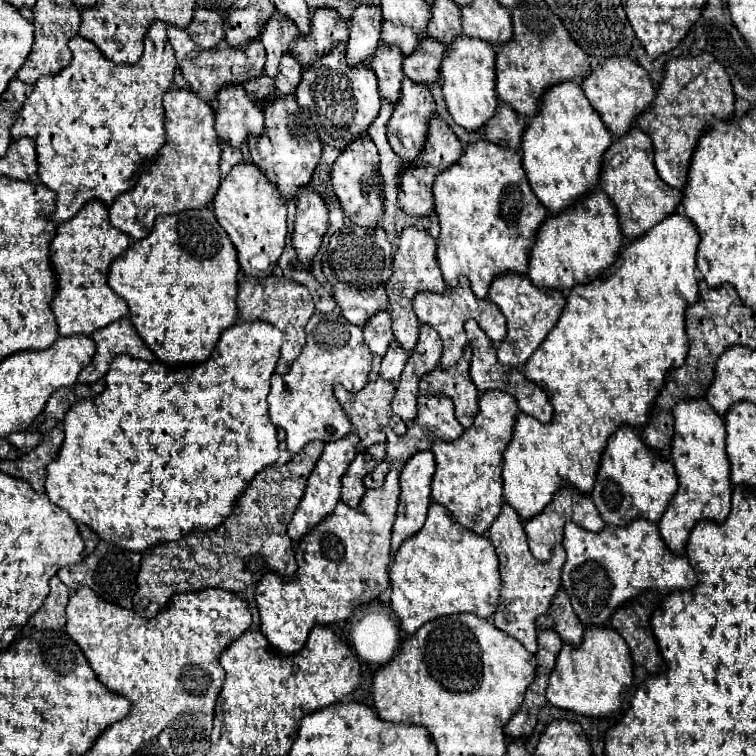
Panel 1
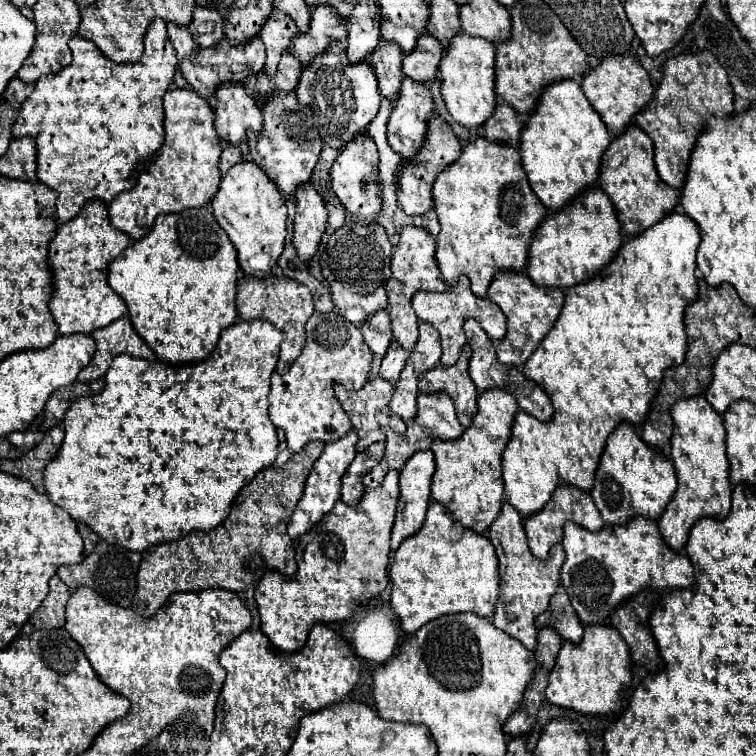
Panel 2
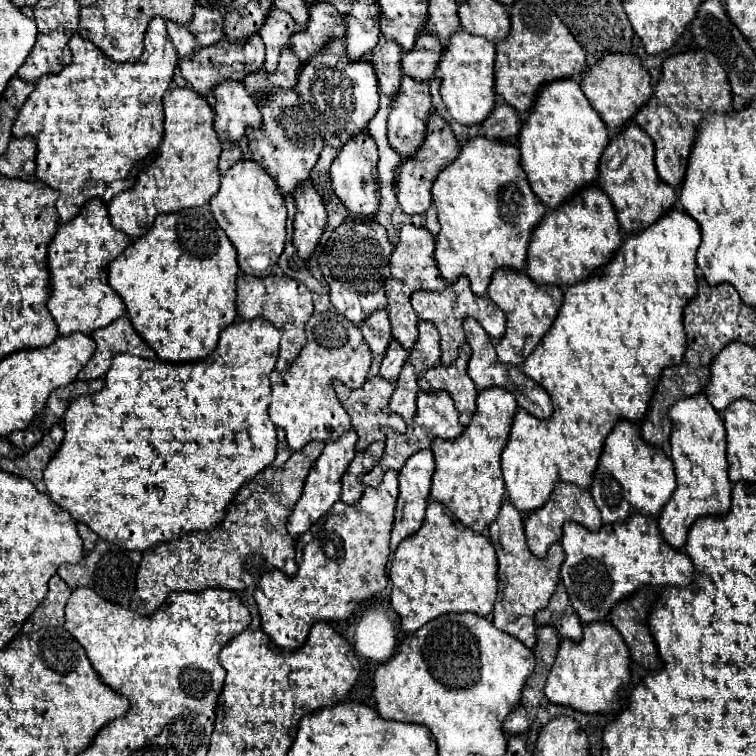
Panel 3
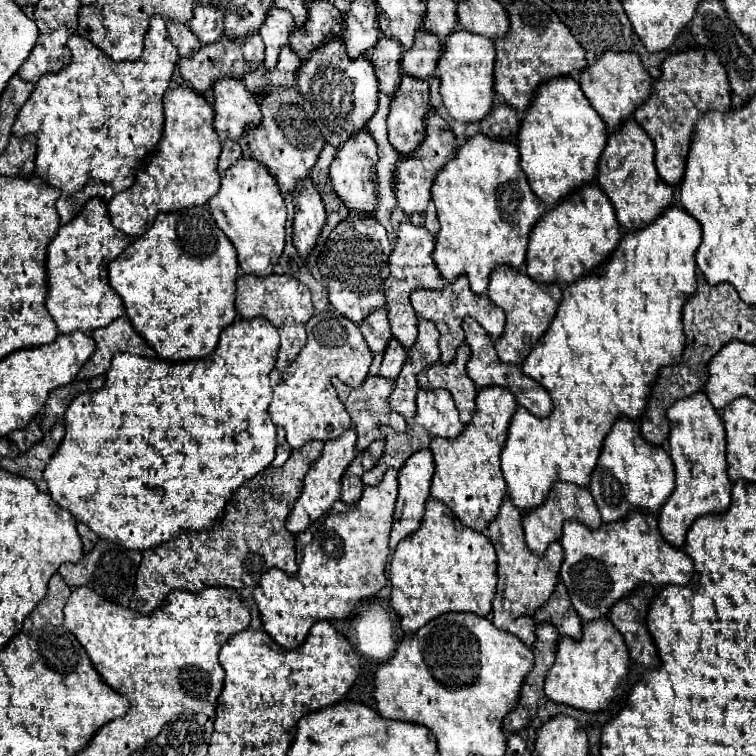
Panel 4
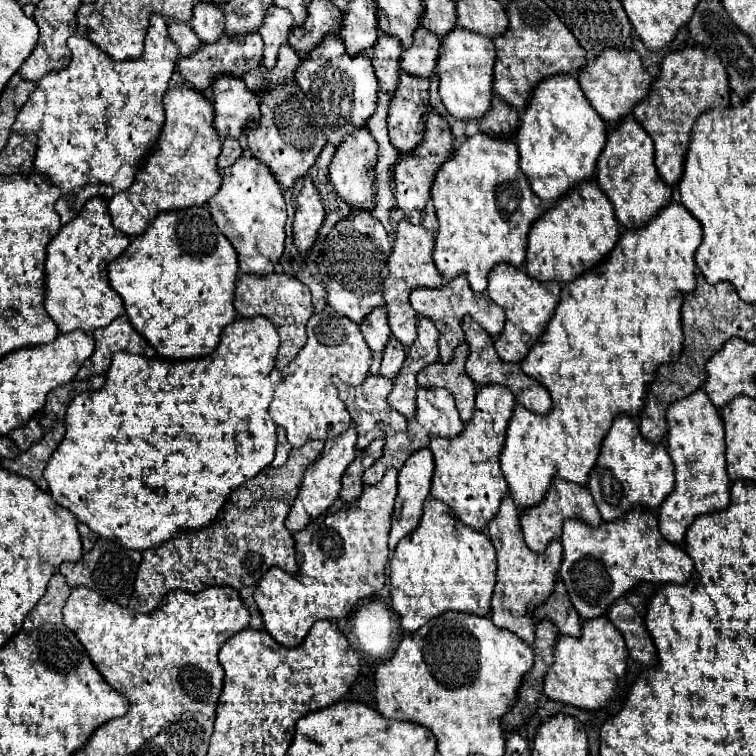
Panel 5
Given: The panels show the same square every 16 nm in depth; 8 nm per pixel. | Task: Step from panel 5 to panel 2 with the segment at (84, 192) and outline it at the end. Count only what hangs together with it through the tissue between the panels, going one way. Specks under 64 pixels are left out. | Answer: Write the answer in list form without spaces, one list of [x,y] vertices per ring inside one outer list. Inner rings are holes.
[[[158,18],[146,32],[144,54],[136,64],[116,64],[108,60],[96,44],[82,36],[74,36],[68,46],[72,50],[72,64],[58,74],[40,76],[12,126],[12,138],[30,136],[36,140],[38,178],[58,192],[54,214],[58,224],[72,220],[88,200],[98,198],[104,204],[110,204],[118,194],[136,184],[140,166],[144,166],[164,144],[162,96],[172,84],[176,70],[176,52],[166,36],[166,22]]]

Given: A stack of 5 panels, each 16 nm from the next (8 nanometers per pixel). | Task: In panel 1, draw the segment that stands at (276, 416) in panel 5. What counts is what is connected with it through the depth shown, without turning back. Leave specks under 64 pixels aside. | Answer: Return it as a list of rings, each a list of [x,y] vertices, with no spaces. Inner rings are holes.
[[[320,312],[308,320],[306,348],[302,348],[286,376],[272,376],[272,390],[268,394],[270,420],[274,426],[284,428],[288,450],[292,454],[298,454],[312,440],[336,442],[354,430],[332,390],[334,384],[342,384],[350,392],[362,390],[368,382],[370,362],[372,354],[368,352],[358,326],[348,324],[342,316]]]

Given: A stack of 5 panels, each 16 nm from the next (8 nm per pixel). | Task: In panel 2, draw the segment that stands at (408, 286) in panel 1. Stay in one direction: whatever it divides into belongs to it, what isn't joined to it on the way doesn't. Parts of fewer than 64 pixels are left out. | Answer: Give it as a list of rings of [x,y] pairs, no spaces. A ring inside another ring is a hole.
[[[416,226],[402,228],[400,242],[392,256],[392,276],[390,276],[390,282],[386,284],[386,294],[388,294],[388,312],[392,318],[392,332],[404,350],[412,350],[418,340],[418,318],[412,310],[412,296],[422,286],[430,288],[432,292],[446,290],[446,282],[440,276],[440,268],[436,264],[434,254],[436,254],[436,240],[430,236],[428,230],[422,230]]]

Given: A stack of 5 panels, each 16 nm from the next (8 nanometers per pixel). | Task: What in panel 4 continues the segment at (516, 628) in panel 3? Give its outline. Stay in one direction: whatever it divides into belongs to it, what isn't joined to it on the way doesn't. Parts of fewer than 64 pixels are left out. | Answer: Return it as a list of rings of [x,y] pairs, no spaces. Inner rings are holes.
[[[506,498],[500,506],[498,516],[488,526],[488,538],[496,548],[498,554],[498,588],[494,598],[494,626],[500,630],[506,630],[520,638],[526,646],[532,648],[536,634],[534,634],[534,612],[542,608],[548,602],[548,596],[552,596],[556,584],[558,584],[558,572],[560,564],[564,560],[562,546],[554,542],[544,556],[536,556],[530,552],[524,540],[522,532],[522,516],[520,510],[514,508],[512,500]]]

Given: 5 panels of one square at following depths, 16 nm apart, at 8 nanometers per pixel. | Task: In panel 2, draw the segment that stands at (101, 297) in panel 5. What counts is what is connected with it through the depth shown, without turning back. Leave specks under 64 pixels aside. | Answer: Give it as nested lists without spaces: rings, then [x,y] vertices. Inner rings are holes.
[[[90,200],[78,216],[58,226],[56,236],[50,242],[50,268],[56,288],[50,300],[50,312],[54,314],[62,336],[92,334],[128,314],[124,300],[108,286],[108,266],[124,248],[128,248],[128,244],[130,236],[112,228],[108,208],[100,200]]]

